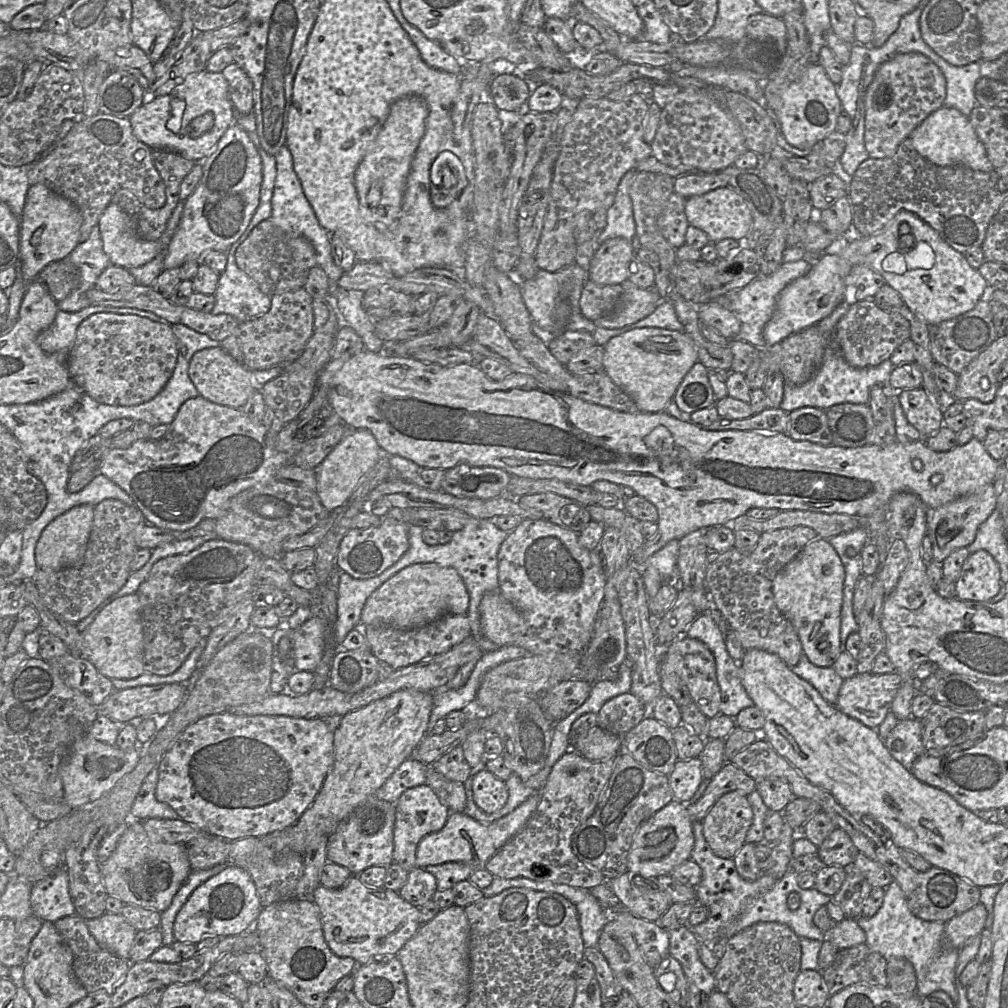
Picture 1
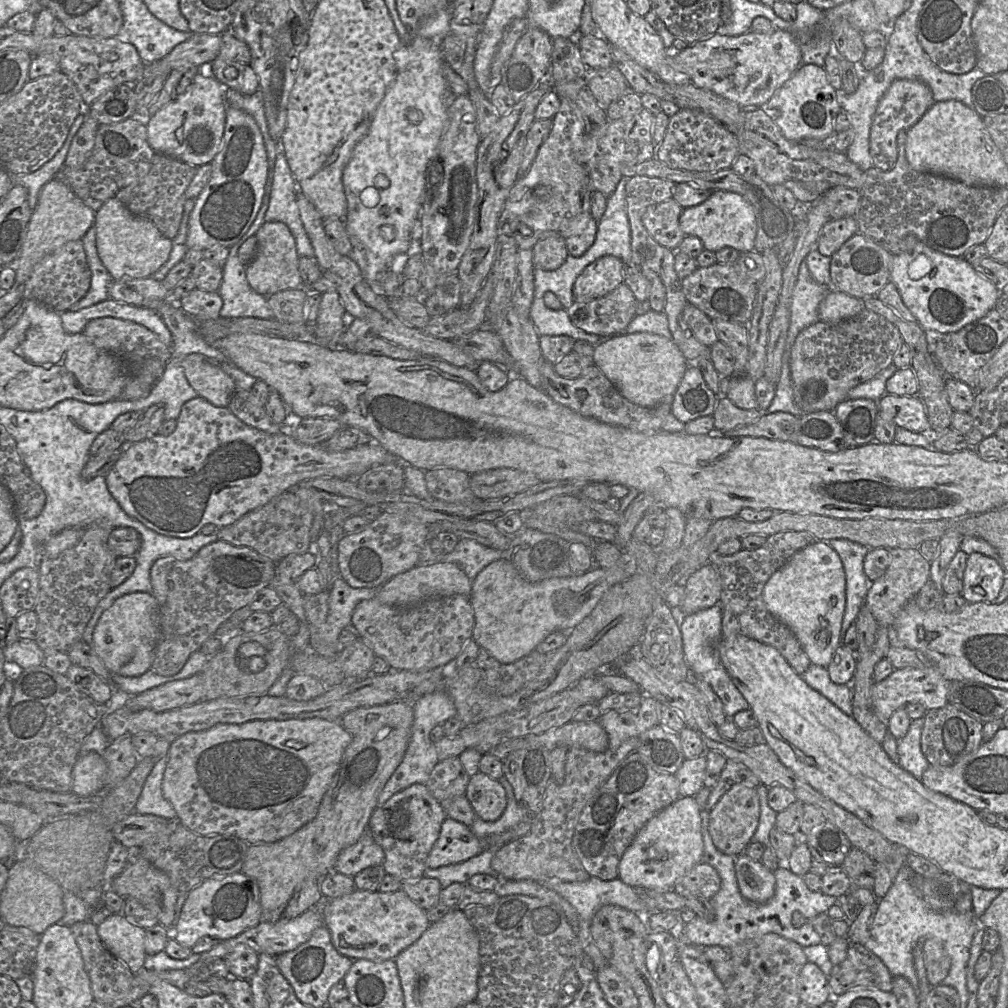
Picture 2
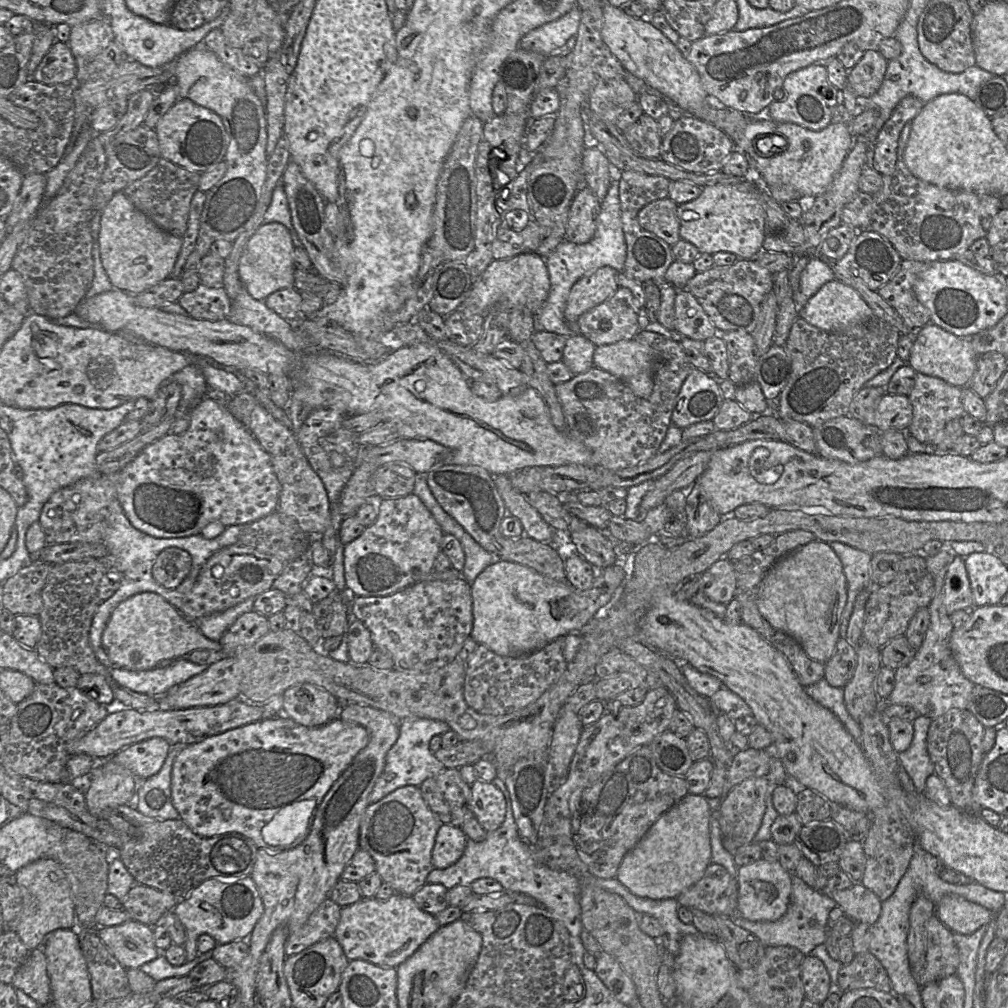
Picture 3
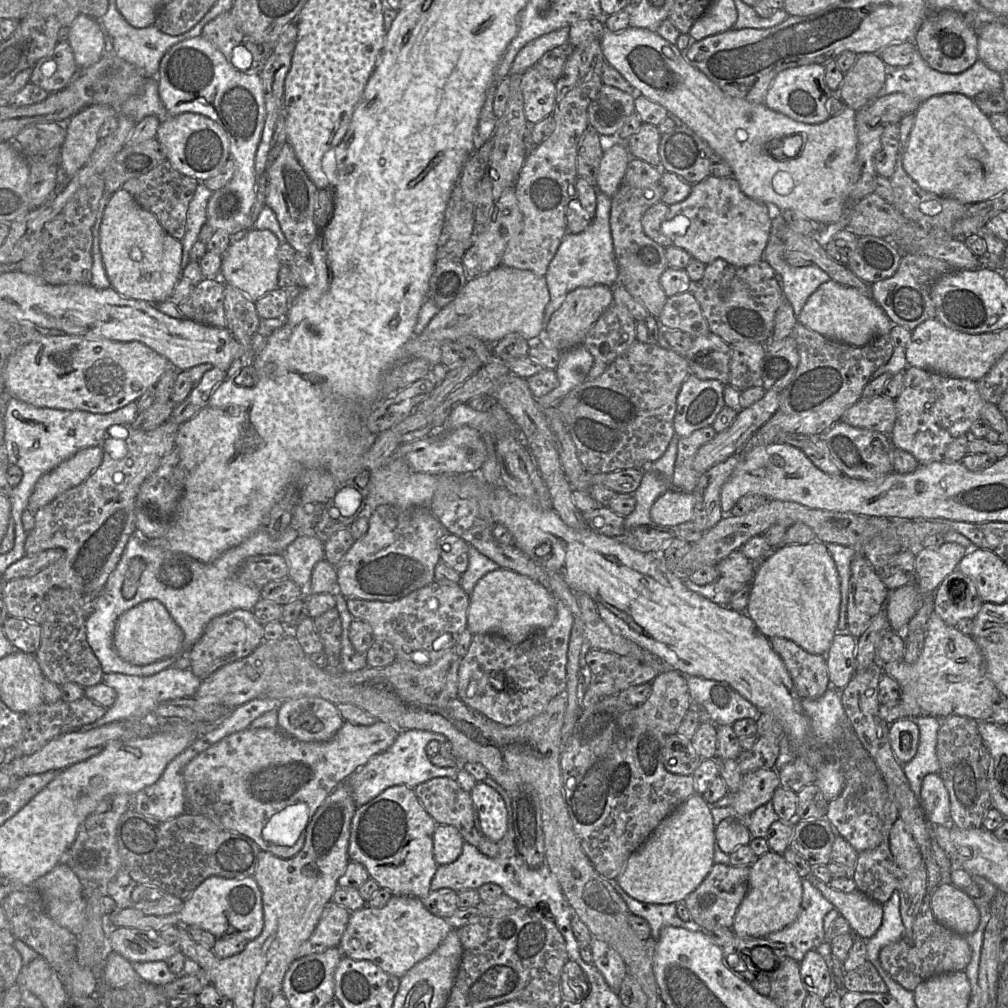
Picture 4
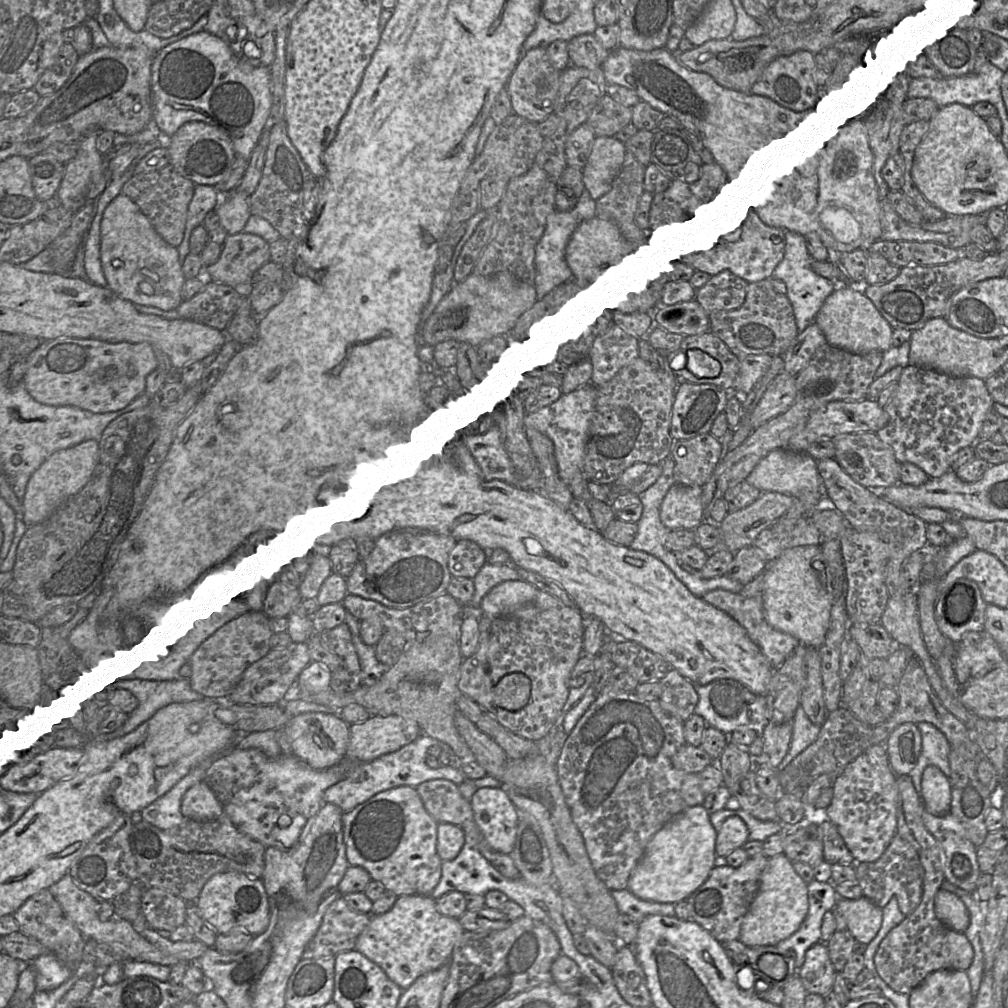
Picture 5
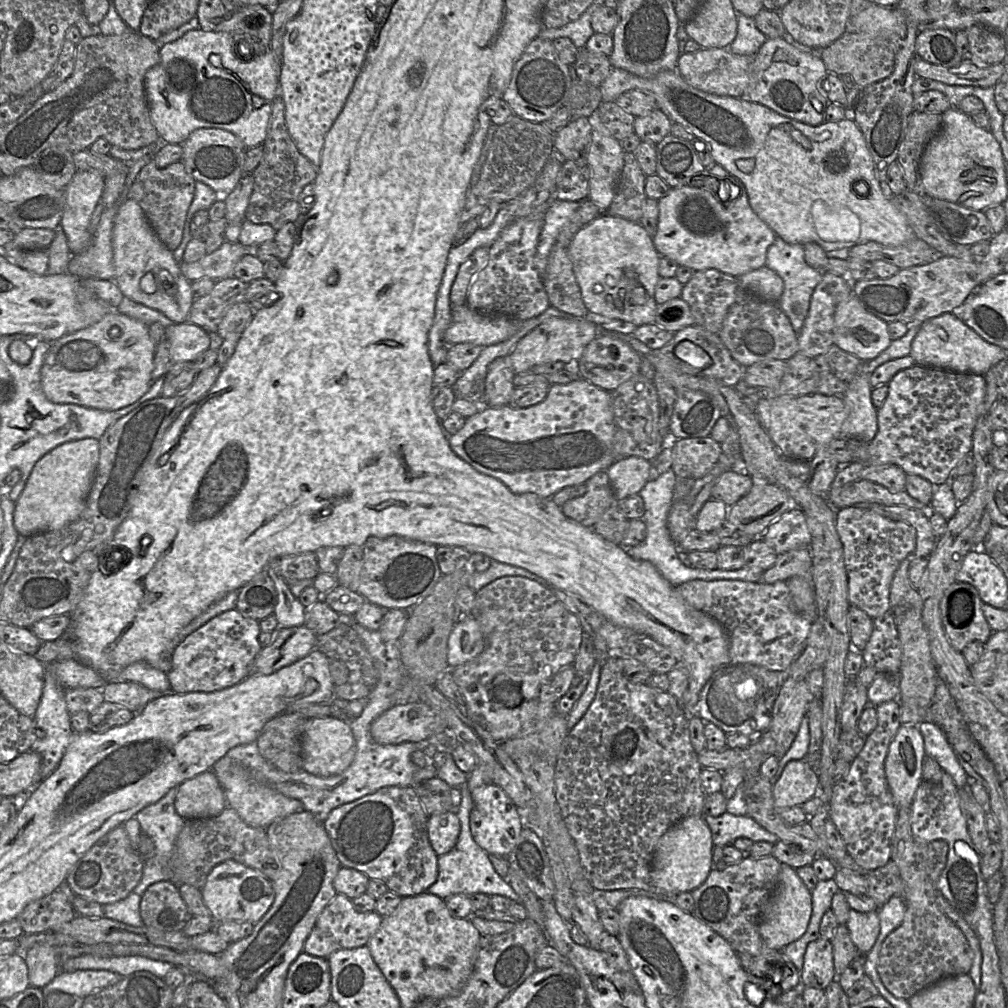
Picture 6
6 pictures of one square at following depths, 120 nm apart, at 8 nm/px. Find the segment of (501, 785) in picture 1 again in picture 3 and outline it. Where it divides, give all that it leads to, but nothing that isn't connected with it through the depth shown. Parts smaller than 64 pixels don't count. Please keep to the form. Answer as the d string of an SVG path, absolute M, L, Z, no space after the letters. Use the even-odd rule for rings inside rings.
M476 779L470 785L471 810L479 824L486 831L498 829L506 815L506 801L503 793L492 782Z

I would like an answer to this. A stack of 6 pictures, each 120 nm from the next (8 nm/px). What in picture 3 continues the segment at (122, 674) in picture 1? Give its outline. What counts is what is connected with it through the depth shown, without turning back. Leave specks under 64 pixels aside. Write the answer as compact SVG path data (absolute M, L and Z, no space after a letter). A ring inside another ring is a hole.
M153 592L135 594L113 610L102 635L102 644L116 668L133 672L151 670L158 665L166 666L199 649L219 652L218 642L204 637L192 622Z

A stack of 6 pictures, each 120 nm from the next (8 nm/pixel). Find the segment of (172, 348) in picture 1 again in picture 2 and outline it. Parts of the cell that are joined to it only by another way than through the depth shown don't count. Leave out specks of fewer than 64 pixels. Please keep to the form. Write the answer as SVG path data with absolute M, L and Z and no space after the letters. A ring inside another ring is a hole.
M113 317L95 318L89 321L83 331L83 334L100 350L109 352L122 359L129 369L129 379L124 387L120 399L115 400L137 400L147 397L157 381L163 375L164 370L172 357L171 347L165 345L148 328L132 321L122 320Z

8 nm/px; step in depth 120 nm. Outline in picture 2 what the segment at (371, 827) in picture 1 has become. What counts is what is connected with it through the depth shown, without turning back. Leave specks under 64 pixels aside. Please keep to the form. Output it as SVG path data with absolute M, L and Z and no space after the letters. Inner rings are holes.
M367 828L356 843L339 853L333 870L353 878L368 867L382 865L384 859L385 853L382 847Z

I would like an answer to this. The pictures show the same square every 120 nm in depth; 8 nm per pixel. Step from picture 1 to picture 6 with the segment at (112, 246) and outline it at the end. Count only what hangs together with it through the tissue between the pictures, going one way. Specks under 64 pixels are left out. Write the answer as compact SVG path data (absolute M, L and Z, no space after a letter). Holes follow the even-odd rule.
M133 199L124 200L114 218L113 262L114 282L125 297L163 313L173 323L187 322L194 302L191 282L183 275L173 252L155 234L144 211Z

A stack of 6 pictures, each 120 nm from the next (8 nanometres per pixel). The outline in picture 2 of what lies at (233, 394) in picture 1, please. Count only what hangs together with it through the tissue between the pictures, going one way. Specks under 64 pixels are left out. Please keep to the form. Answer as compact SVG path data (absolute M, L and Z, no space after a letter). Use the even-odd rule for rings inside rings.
M201 354L186 355L180 365L185 377L198 396L216 407L227 407L236 391L234 380Z

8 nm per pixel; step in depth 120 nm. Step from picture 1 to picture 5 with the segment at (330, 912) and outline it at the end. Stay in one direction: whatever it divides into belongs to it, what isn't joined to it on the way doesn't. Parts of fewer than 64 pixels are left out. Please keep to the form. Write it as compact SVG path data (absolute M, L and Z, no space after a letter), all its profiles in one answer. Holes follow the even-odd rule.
M428 895L397 897L390 910L370 915L368 925L358 936L354 950L376 963L402 990L419 976L449 963L456 942L464 932L459 920L437 911Z

